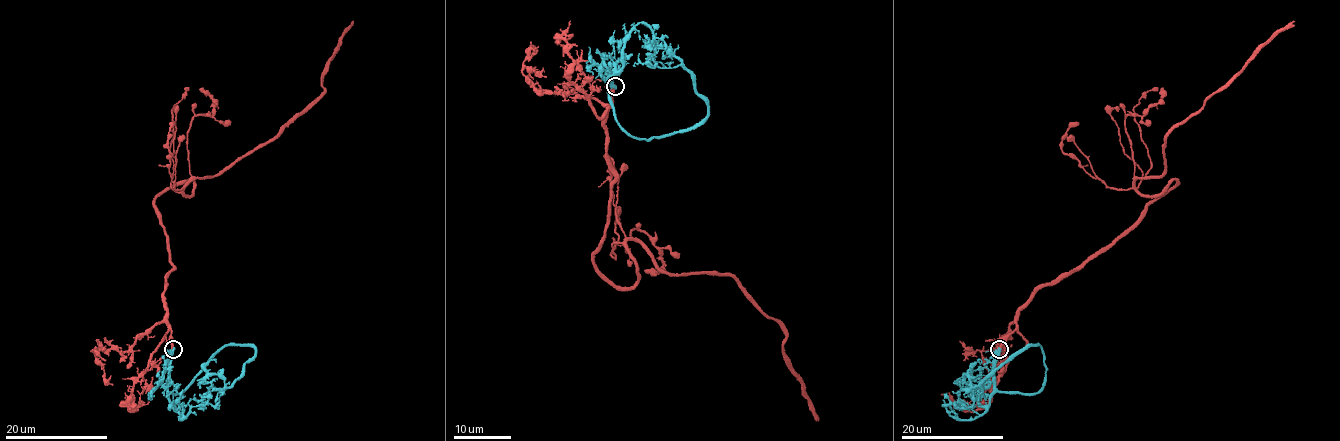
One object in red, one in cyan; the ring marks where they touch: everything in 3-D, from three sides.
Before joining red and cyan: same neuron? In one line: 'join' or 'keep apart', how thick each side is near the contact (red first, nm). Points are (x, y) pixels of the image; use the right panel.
keep apart; calibres 420 and 600 nm

